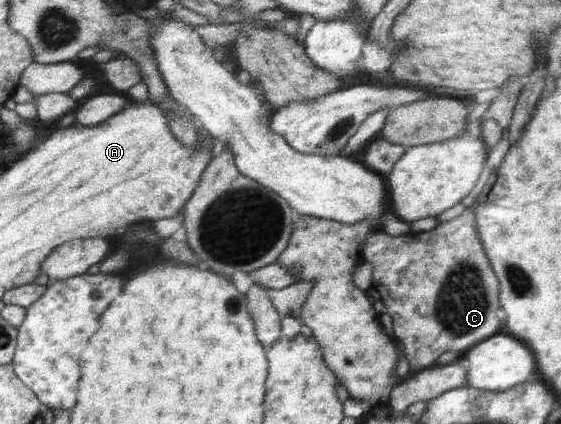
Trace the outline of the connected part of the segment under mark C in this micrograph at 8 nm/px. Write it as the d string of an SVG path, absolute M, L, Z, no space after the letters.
M467 208L458 217L439 223L429 231L391 236L379 229L366 238L363 258L372 266L371 287L379 292L380 300L387 307L386 313L392 318L394 339L403 346L411 371L424 371L443 353L465 352L504 328L503 321L497 316L499 281L476 233L476 216L472 210Z

